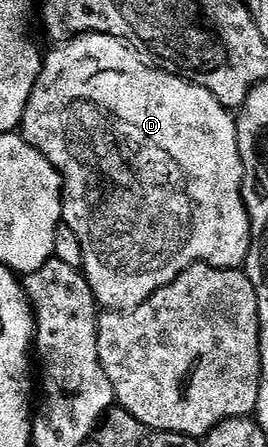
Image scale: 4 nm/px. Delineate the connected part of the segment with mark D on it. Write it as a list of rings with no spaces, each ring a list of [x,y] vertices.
[[[78,34],[74,38],[69,38],[57,50],[47,51],[46,57],[43,59],[40,75],[38,80],[32,86],[30,92],[30,100],[24,109],[24,118],[20,122],[19,129],[22,136],[34,148],[38,148],[42,152],[42,156],[46,156],[46,160],[50,160],[50,164],[54,164],[54,168],[60,174],[60,181],[64,191],[64,216],[63,225],[70,228],[70,232],[74,232],[74,236],[78,236],[78,244],[82,246],[82,260],[84,261],[82,273],[85,280],[90,284],[92,294],[96,297],[97,307],[103,308],[105,311],[123,310],[125,312],[138,308],[147,298],[154,296],[154,292],[158,292],[166,284],[170,284],[177,278],[186,268],[190,268],[199,262],[205,262],[208,266],[214,268],[222,268],[223,270],[238,270],[243,267],[248,249],[250,248],[250,240],[252,239],[252,229],[248,220],[248,213],[244,208],[244,198],[240,195],[240,185],[244,181],[244,169],[242,168],[242,160],[238,152],[238,138],[236,136],[236,119],[233,111],[227,110],[222,104],[218,104],[218,100],[214,100],[214,96],[210,92],[206,92],[206,88],[195,86],[193,82],[188,82],[185,78],[180,78],[176,74],[167,74],[165,70],[157,70],[155,66],[143,61],[139,54],[128,45],[127,42],[115,38],[114,36],[106,36],[105,34]]]

